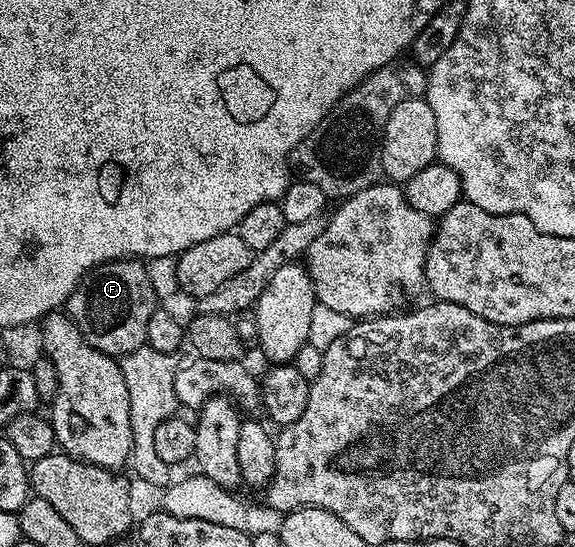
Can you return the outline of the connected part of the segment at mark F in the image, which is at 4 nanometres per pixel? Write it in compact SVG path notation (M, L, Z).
M117 258L84 275L82 283L70 293L68 317L84 336L87 346L111 356L125 356L146 345L148 320L152 320L155 308L146 262L137 258Z

